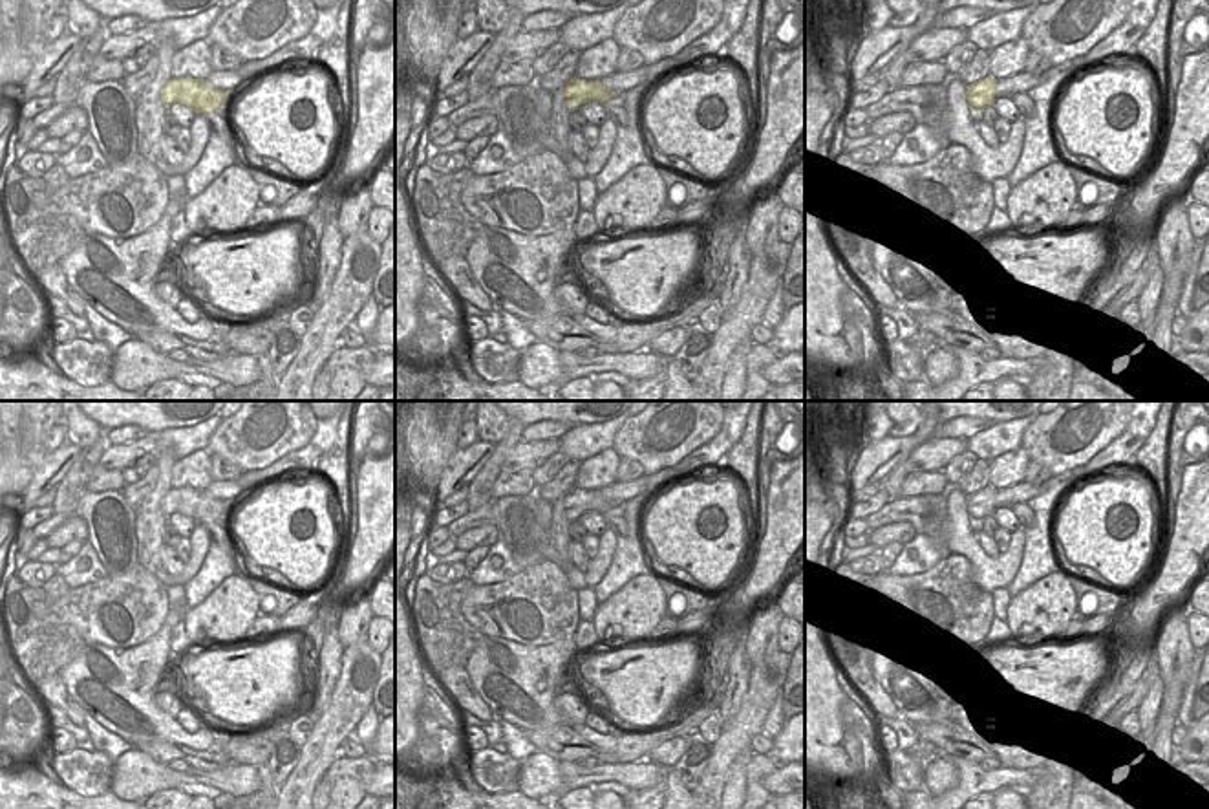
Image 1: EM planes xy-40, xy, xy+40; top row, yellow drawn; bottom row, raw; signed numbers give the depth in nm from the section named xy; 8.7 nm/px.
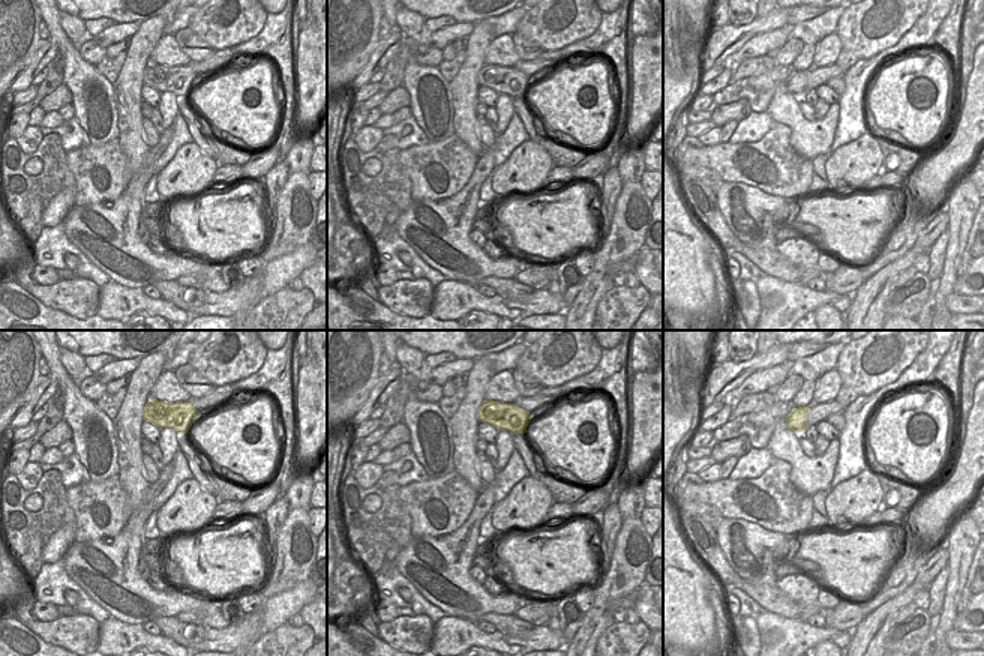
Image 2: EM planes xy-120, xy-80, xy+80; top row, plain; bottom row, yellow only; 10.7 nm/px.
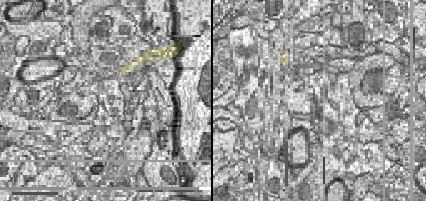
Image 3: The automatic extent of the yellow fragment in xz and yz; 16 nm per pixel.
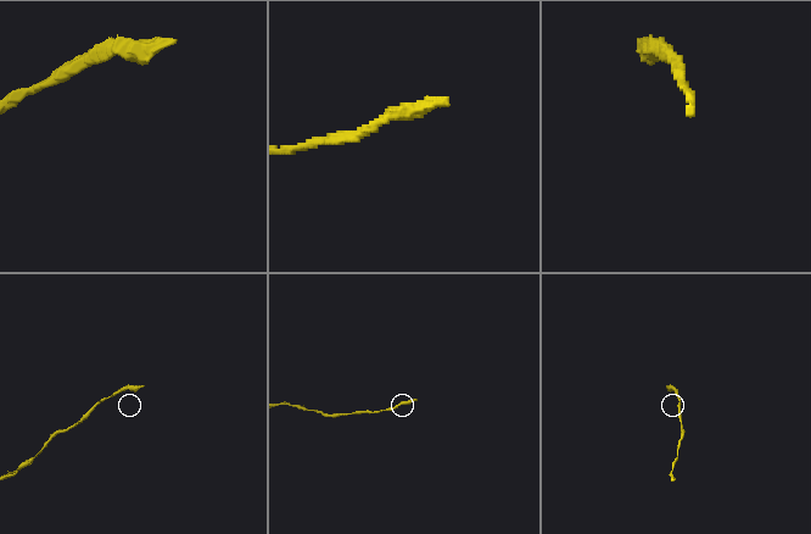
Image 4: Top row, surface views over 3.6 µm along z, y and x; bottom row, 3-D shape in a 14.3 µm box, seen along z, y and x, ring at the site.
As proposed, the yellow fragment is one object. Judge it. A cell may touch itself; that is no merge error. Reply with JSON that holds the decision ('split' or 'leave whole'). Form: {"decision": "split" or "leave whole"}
{"decision": "split"}

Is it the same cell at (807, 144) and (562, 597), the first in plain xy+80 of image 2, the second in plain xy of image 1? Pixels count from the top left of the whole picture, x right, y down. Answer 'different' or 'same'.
different

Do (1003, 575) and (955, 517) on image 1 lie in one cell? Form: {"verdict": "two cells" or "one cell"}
{"verdict": "one cell"}

